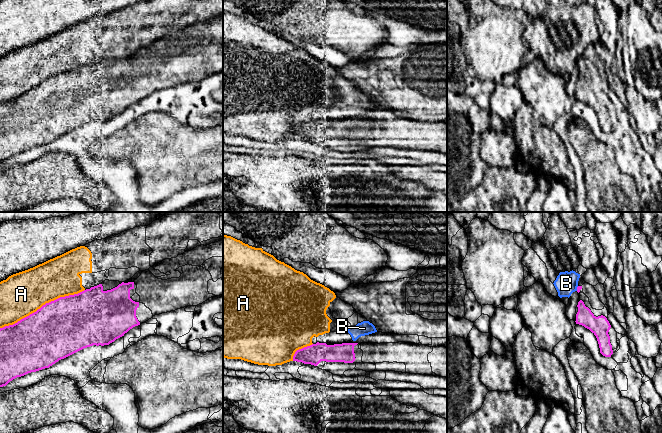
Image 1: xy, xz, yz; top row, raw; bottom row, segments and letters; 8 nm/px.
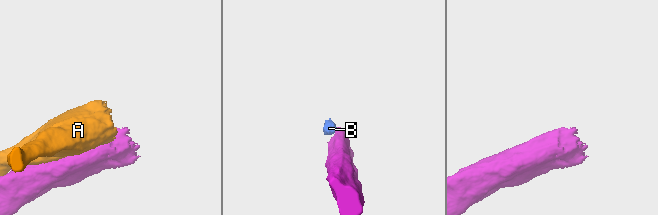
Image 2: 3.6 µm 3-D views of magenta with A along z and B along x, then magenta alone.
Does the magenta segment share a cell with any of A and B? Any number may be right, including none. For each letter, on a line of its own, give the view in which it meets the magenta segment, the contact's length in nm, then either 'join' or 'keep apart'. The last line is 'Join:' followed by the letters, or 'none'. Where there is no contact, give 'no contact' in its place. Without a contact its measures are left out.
A: contact in xy; length 750 nm; keep apart
B: contact in yz; length 40 nm; keep apart
Join: none

